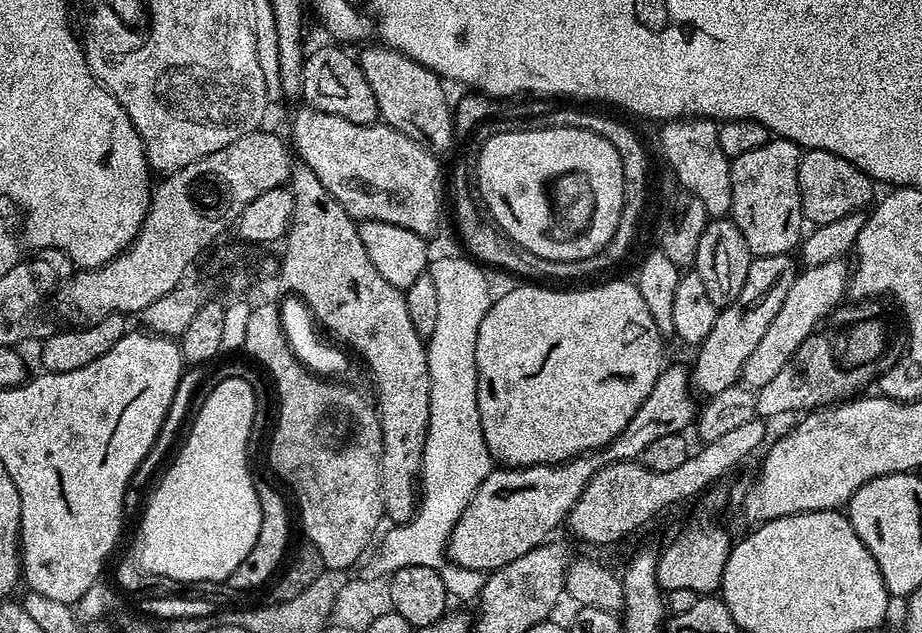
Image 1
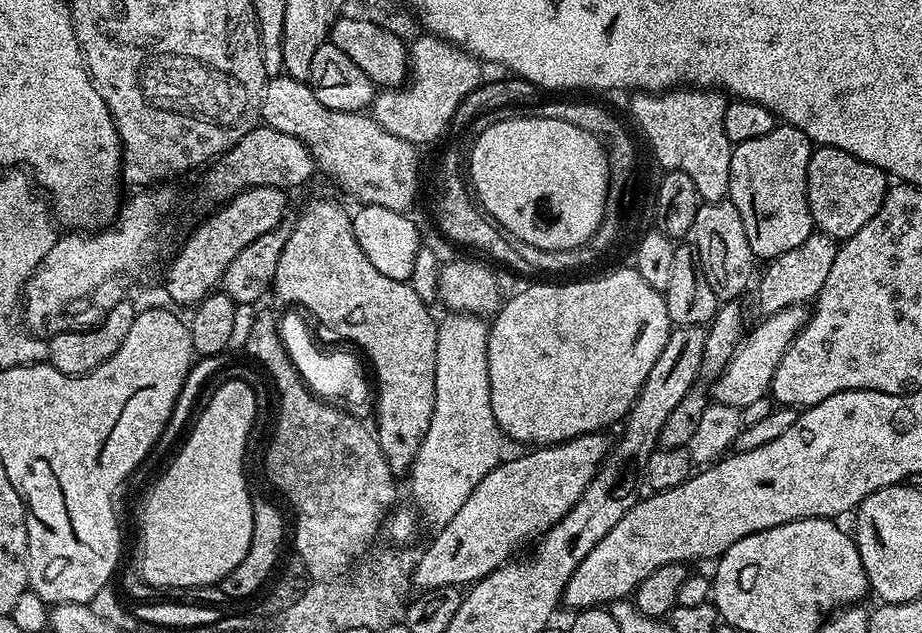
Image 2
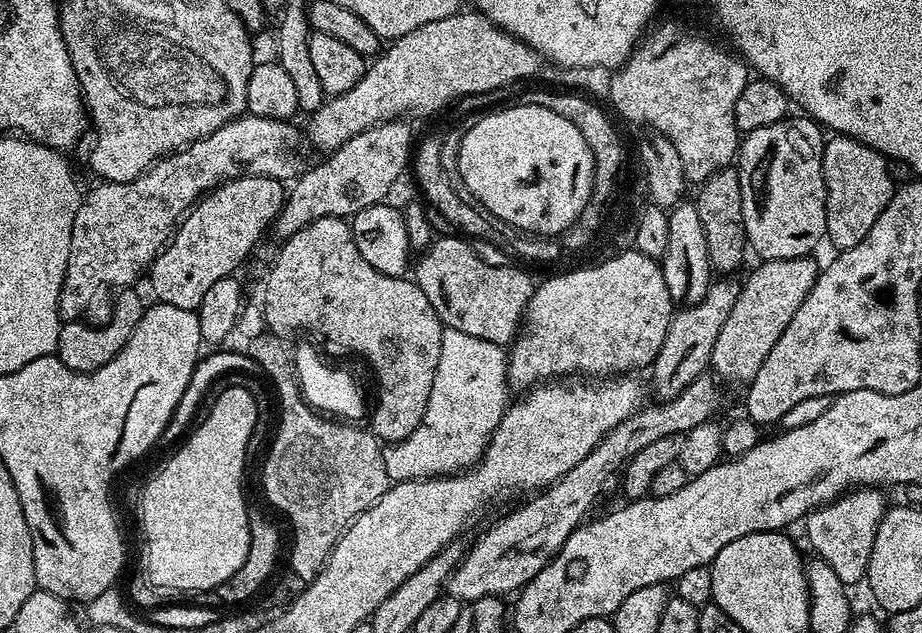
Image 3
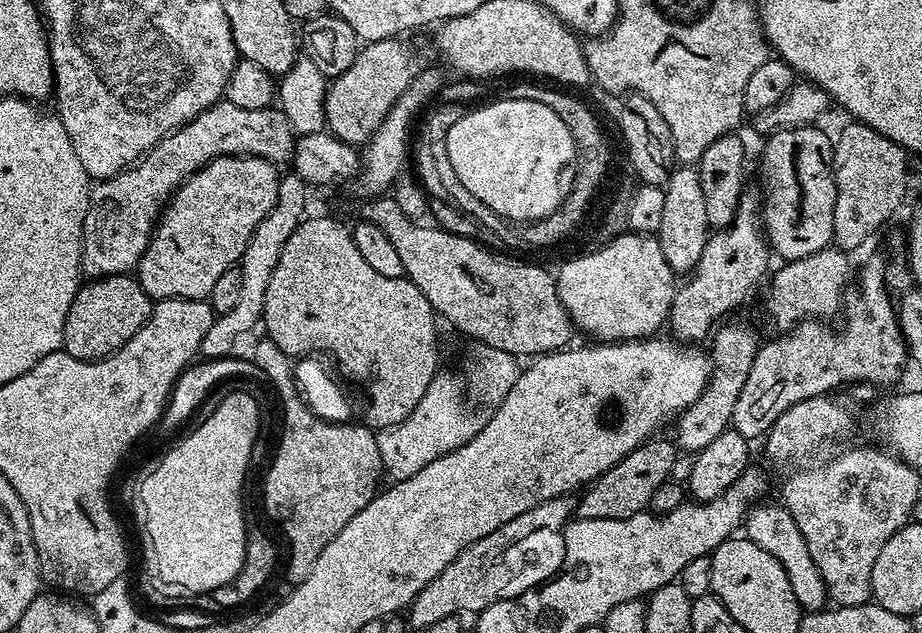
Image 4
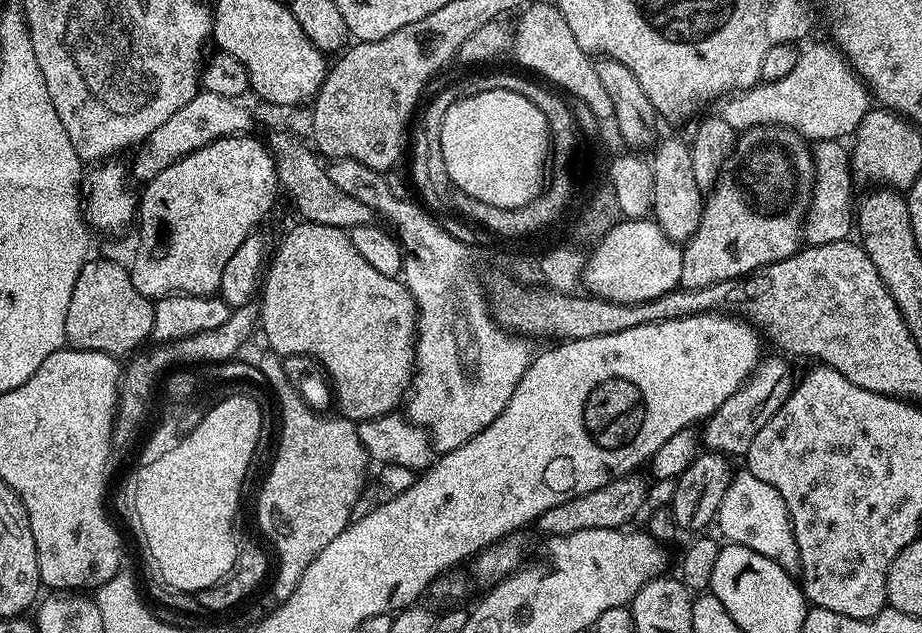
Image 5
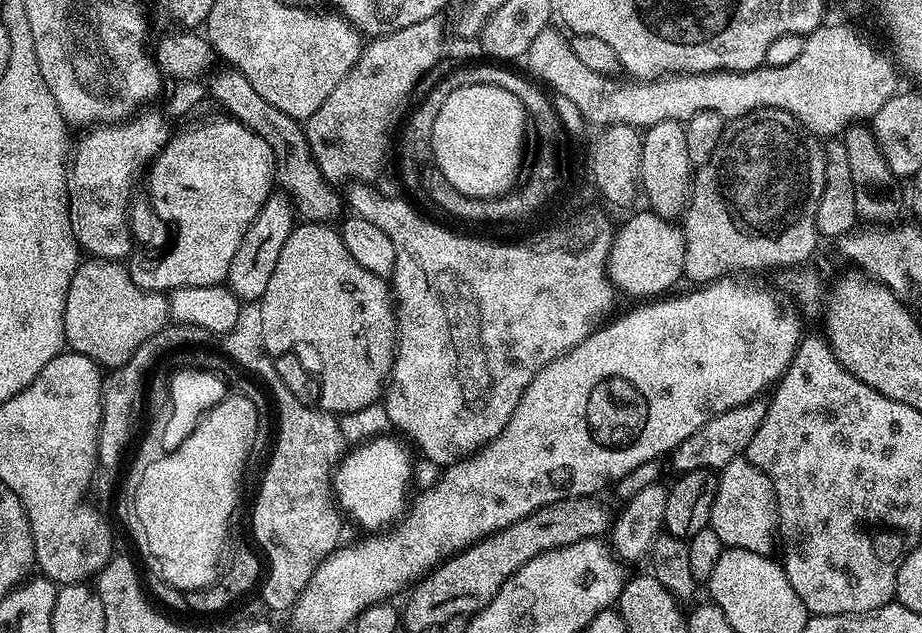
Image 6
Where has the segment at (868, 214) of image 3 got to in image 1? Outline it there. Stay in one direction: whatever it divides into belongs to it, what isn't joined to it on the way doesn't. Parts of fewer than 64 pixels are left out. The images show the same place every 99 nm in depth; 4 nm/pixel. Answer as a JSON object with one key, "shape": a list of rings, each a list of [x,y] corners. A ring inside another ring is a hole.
{"shape":[[[821,148],[807,149],[801,155],[798,166],[798,186],[805,221],[812,226],[838,222],[838,218],[846,218],[846,214],[867,209],[873,203],[872,177],[858,170],[858,166],[846,162],[846,158]]]}

